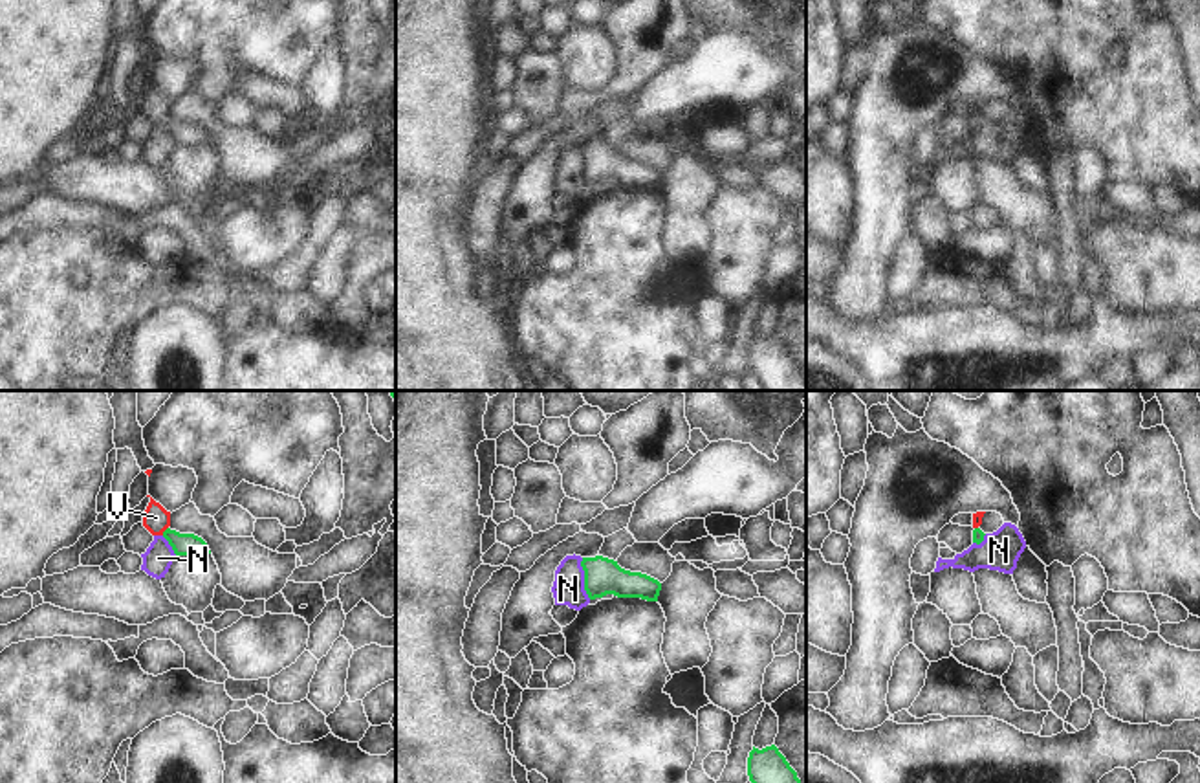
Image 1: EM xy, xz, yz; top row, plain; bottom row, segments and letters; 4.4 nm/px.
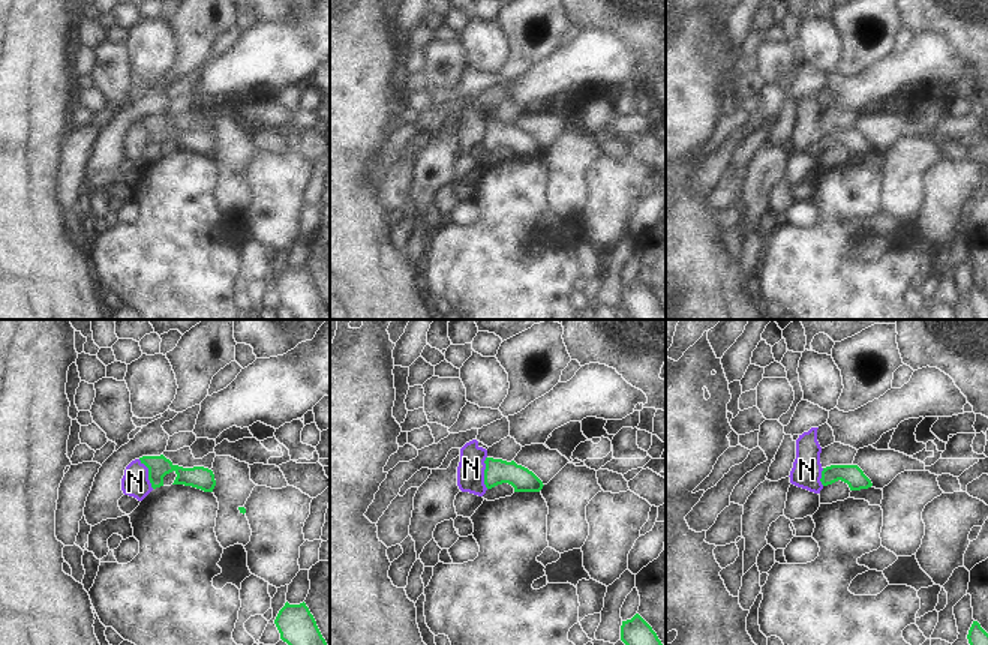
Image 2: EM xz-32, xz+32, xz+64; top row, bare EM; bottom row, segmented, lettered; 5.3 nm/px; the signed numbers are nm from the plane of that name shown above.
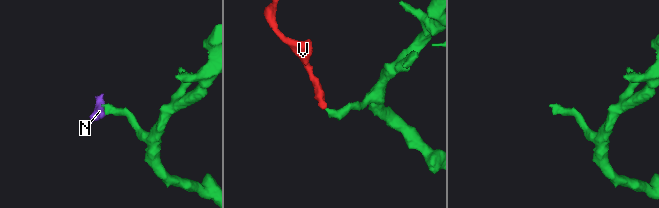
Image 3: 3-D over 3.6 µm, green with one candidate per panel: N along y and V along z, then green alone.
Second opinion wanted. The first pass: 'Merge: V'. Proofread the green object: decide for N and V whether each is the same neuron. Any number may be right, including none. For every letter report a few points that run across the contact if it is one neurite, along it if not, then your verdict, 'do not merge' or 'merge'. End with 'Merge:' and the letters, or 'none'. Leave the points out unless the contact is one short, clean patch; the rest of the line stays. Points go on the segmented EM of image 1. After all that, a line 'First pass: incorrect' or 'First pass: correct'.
N: line xz (581, 558), (583, 589), (590, 598); do not merge
V: line xy (182, 543), (165, 530), (156, 519); merge
Merge: V
First pass: correct

